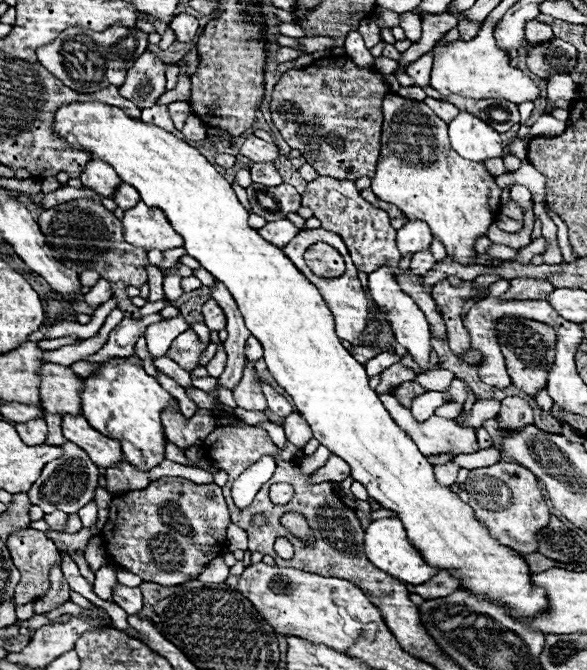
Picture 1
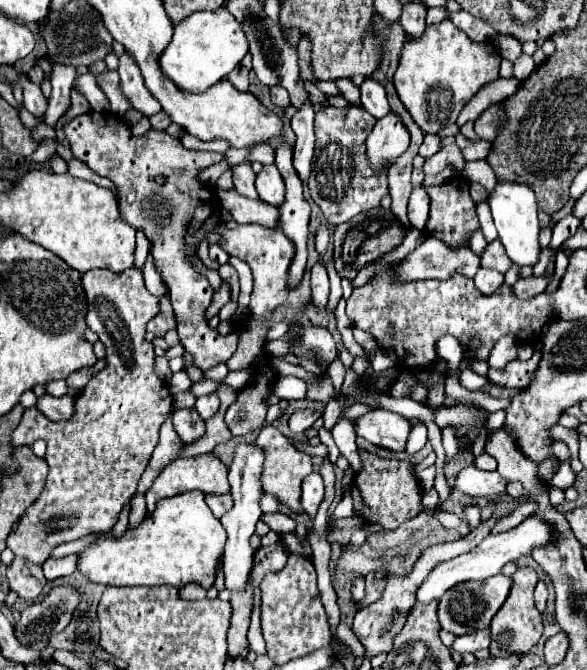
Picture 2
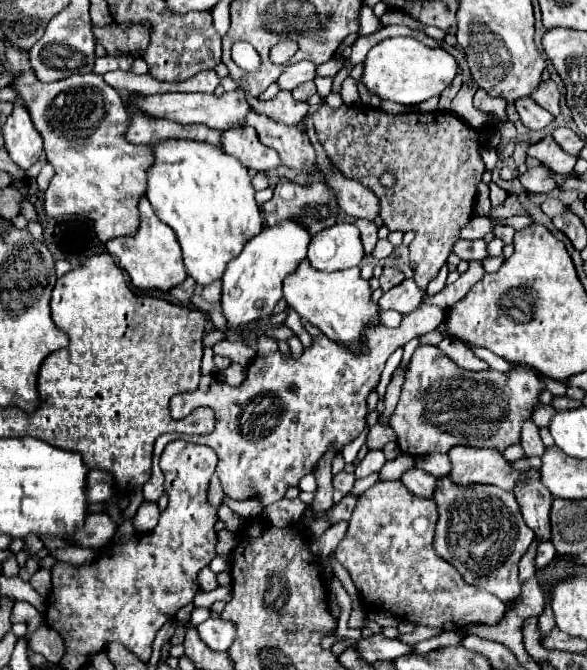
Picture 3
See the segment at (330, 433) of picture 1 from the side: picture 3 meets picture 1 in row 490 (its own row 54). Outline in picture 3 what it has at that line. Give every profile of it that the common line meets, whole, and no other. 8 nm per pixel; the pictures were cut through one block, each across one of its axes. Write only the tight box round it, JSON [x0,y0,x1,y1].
[362,36,458,106]

